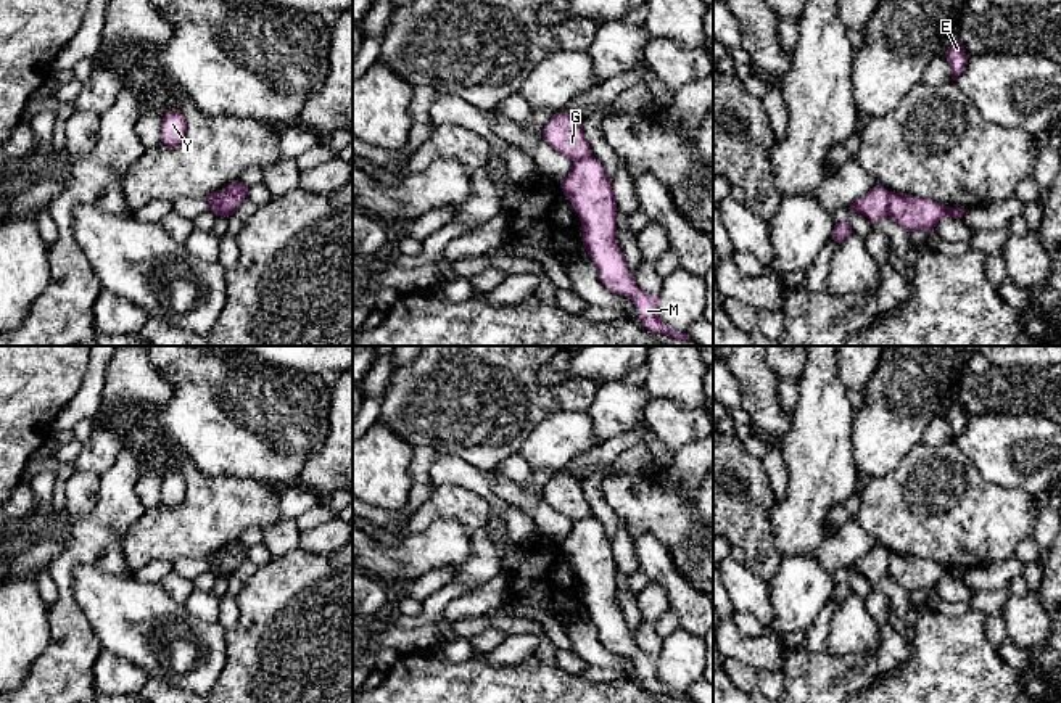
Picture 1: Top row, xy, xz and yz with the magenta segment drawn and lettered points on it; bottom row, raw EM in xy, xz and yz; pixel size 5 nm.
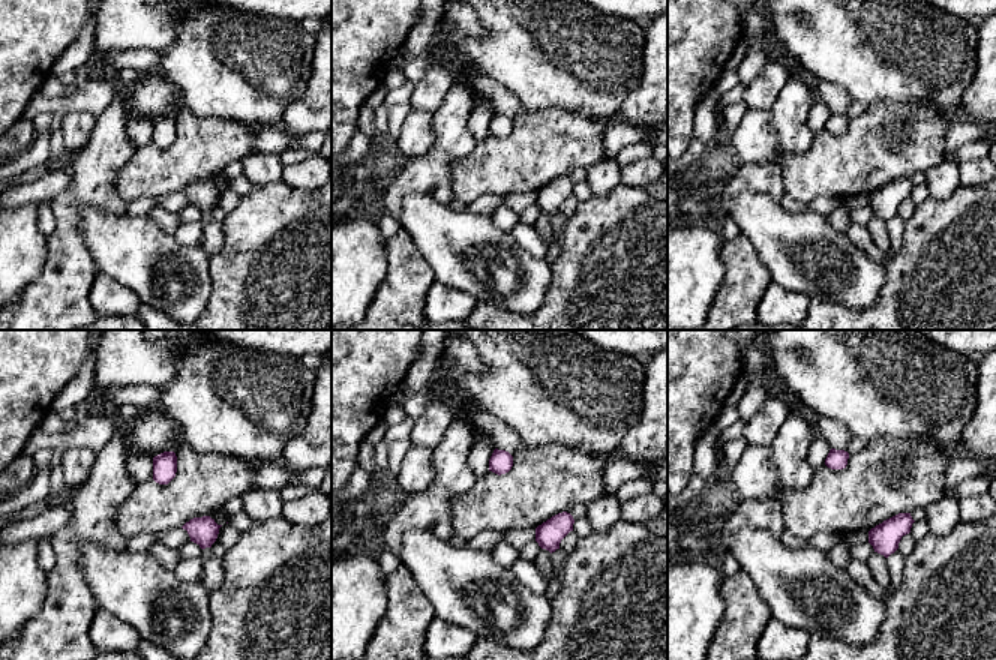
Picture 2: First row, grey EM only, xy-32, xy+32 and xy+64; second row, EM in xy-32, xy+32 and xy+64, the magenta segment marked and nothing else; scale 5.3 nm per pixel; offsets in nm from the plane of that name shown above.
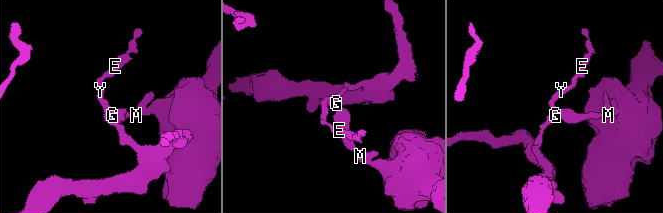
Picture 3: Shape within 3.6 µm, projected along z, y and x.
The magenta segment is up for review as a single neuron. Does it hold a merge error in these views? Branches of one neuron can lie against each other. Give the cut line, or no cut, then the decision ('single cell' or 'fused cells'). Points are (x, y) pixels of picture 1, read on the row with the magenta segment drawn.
cut xy (222, 190), (218, 214); fused cells

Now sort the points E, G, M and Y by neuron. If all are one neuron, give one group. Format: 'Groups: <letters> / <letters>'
Groups: E G Y / M

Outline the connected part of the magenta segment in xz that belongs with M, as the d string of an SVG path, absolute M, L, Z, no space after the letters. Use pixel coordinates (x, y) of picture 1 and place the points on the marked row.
M594 156L573 162L568 175L560 180L560 188L580 217L583 246L596 265L602 285L613 293L628 296L650 333L691 339L689 333L670 330L658 319L658 294L644 293L636 286L615 241L618 209L612 180L604 166Z

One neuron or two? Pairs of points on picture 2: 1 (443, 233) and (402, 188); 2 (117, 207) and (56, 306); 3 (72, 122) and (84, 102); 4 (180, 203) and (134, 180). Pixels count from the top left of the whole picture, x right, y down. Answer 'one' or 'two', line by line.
1: two
2: one
3: two
4: two

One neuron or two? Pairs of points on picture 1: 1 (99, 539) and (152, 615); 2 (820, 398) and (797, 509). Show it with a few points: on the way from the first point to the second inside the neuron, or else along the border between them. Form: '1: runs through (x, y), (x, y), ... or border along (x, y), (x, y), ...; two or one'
1: border along (89, 563), (111, 573), (131, 576); two
2: runs through (820, 425), (820, 476), (817, 481); one

